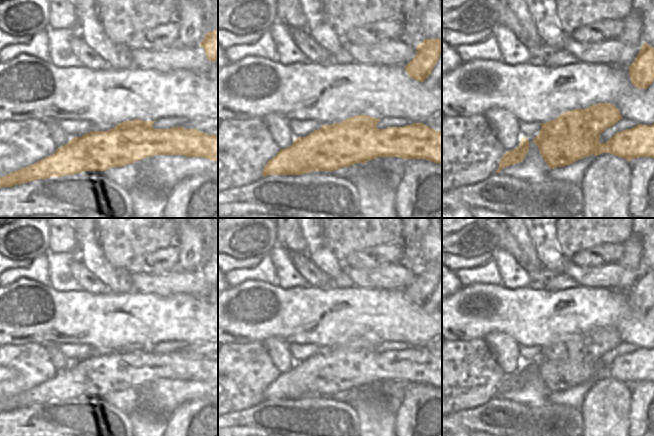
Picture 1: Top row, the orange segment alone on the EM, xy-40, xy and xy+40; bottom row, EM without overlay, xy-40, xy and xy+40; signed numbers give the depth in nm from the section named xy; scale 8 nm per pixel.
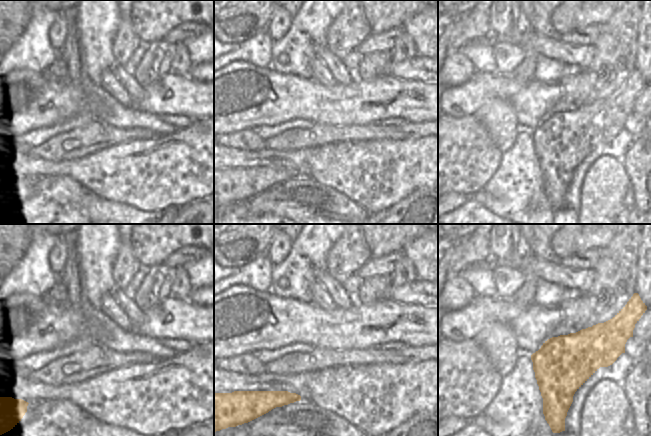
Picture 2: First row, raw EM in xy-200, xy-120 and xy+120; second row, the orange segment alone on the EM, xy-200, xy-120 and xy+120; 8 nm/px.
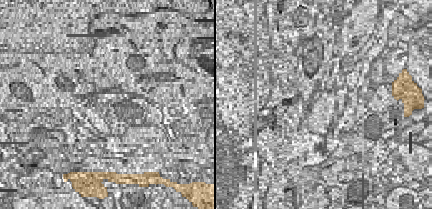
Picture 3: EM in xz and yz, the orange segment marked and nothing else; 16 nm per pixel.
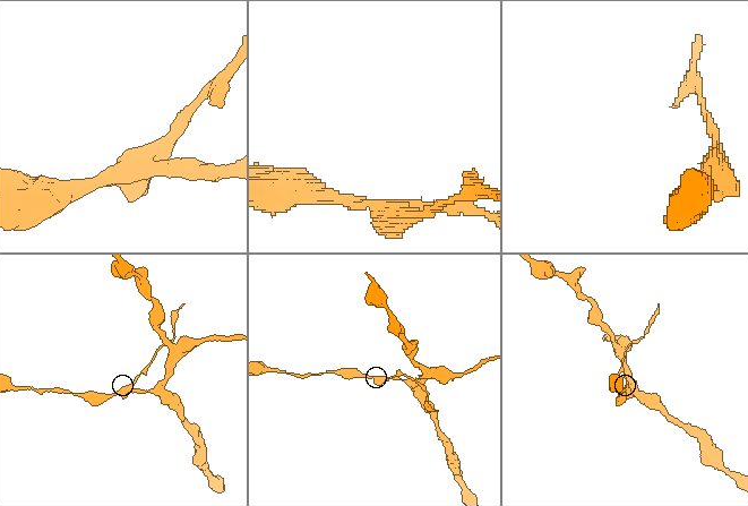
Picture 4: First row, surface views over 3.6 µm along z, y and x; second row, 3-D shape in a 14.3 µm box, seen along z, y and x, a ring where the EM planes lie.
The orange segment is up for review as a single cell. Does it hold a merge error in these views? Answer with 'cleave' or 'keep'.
cleave

